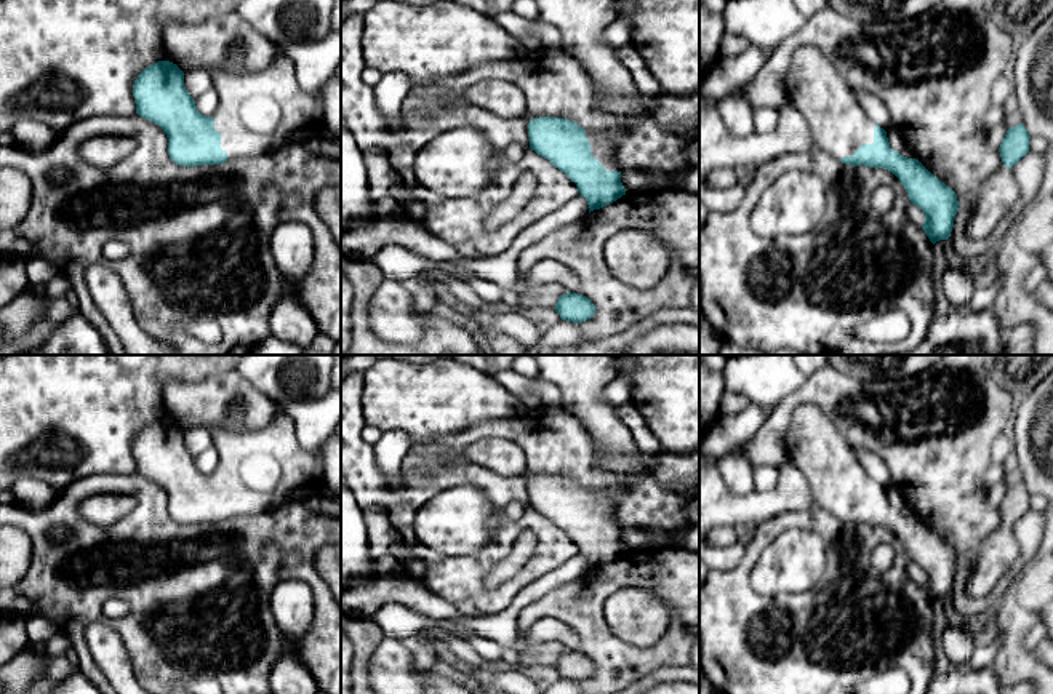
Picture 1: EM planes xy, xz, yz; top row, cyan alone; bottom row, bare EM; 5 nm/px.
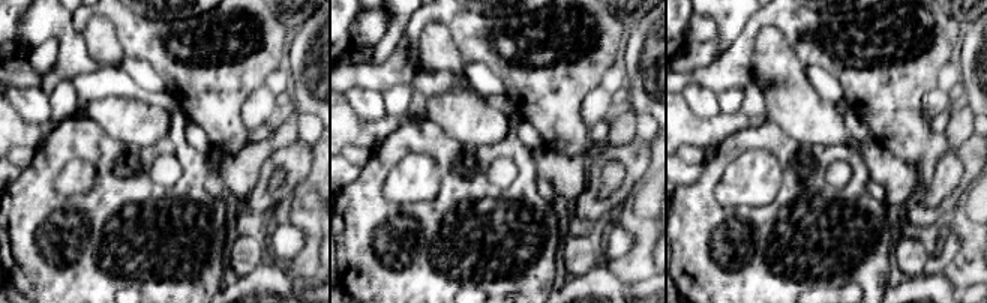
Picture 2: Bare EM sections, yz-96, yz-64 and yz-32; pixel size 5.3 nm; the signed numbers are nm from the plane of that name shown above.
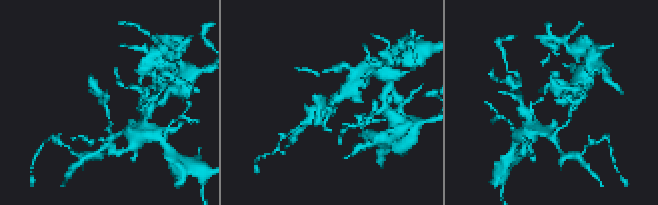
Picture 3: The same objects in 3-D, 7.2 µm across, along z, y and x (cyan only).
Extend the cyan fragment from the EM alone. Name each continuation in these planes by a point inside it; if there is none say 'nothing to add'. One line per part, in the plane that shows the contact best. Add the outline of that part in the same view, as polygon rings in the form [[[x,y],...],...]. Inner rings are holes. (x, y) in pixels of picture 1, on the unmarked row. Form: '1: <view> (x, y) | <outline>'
1: xz (600, 504) | [[[586,489],[586,496],[591,501],[592,515],[597,517],[607,529],[619,529],[615,521],[615,509],[611,505],[611,499],[605,493],[594,489]]]

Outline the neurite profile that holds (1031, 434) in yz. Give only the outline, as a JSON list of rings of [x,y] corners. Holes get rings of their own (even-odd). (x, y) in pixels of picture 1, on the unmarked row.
[[[1053,371],[1031,392],[1018,398],[1008,443],[1015,448],[1023,483],[1029,494],[1040,494],[1053,504]]]

